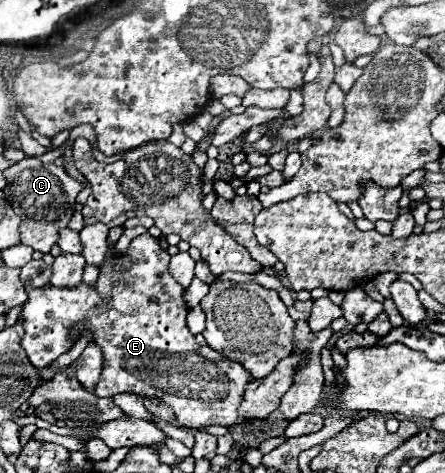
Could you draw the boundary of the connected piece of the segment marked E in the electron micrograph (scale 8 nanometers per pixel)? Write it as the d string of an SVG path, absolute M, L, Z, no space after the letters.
M144 233L132 239L124 255L116 255L114 243L108 243L108 251L98 267L100 275L94 287L86 283L80 283L78 287L54 287L54 285L44 285L38 289L26 287L28 301L22 305L24 317L22 349L26 351L30 363L36 369L48 367L62 353L72 349L76 339L70 337L70 331L74 325L82 325L82 319L86 319L84 329L92 333L92 341L102 349L104 355L102 373L98 383L94 385L94 395L114 397L118 393L136 393L140 397L158 397L160 401L168 403L174 409L180 425L188 429L200 429L206 425L230 427L242 423L238 407L242 403L244 389L252 377L248 371L244 371L240 363L228 361L216 351L206 353L208 347L204 349L196 343L194 335L186 325L188 305L182 297L184 289L168 273L168 263L170 255L158 245L158 239L154 239L150 233Z

